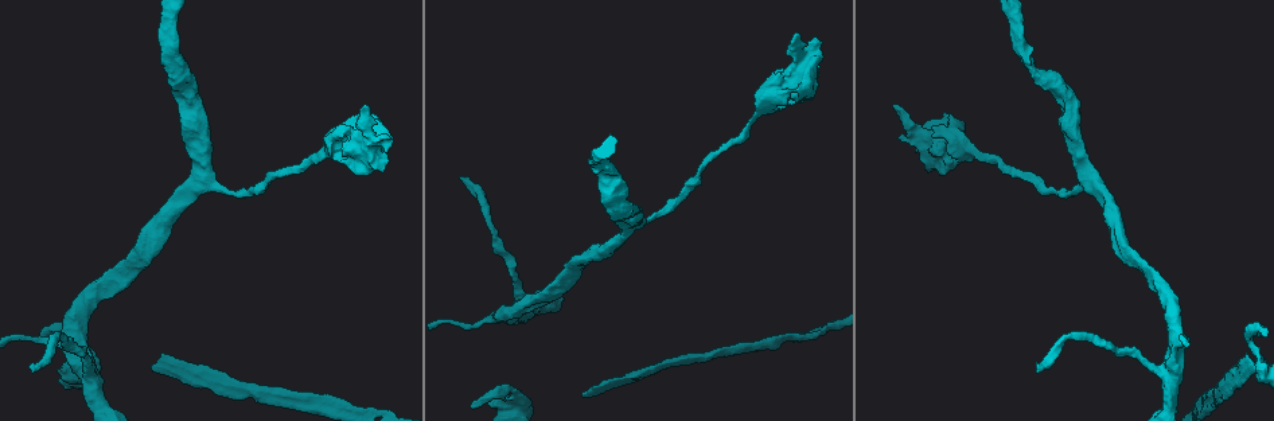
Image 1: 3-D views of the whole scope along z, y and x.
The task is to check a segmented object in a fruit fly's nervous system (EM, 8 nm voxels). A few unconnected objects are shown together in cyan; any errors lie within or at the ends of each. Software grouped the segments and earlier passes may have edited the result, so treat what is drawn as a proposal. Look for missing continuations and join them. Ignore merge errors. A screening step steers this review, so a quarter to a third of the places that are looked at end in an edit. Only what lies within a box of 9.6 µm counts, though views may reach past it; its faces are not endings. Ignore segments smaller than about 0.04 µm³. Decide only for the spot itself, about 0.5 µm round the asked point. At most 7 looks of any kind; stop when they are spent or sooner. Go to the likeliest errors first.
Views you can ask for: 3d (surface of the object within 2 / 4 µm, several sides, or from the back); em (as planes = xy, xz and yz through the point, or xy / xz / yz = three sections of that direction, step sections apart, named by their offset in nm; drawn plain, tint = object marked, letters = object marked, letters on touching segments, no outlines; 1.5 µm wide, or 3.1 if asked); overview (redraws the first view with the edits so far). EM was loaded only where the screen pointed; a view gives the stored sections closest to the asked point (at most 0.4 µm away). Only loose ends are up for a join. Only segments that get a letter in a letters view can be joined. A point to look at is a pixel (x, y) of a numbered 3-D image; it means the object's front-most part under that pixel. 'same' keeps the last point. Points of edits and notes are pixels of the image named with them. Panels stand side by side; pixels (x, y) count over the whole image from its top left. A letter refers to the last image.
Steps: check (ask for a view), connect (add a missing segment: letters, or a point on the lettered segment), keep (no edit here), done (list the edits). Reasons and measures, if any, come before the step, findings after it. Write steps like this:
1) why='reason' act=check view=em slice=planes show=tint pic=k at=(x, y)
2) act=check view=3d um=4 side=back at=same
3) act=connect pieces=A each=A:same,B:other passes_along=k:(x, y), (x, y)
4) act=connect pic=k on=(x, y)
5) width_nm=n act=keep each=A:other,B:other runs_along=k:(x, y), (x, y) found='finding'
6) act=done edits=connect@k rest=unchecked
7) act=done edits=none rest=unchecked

why='an open end' act=check view=em slice=planes show=letters pic=1 at=(1252, 365)

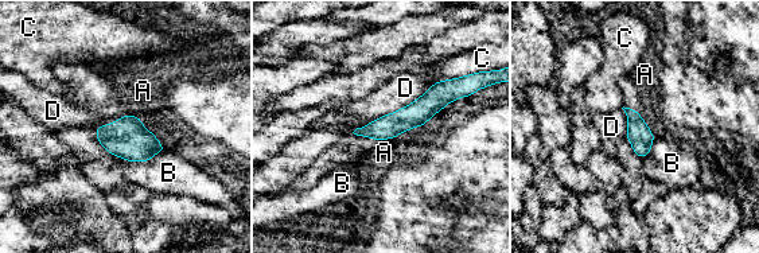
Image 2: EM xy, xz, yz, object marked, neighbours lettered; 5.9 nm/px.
width_nm=150 act=connect pieces=A each=A:same,B:other,C:other,D:other passes_along=2:(419, 112), (388, 137), (384, 152) found='it goes on there'

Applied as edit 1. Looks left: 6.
act=check view=overview

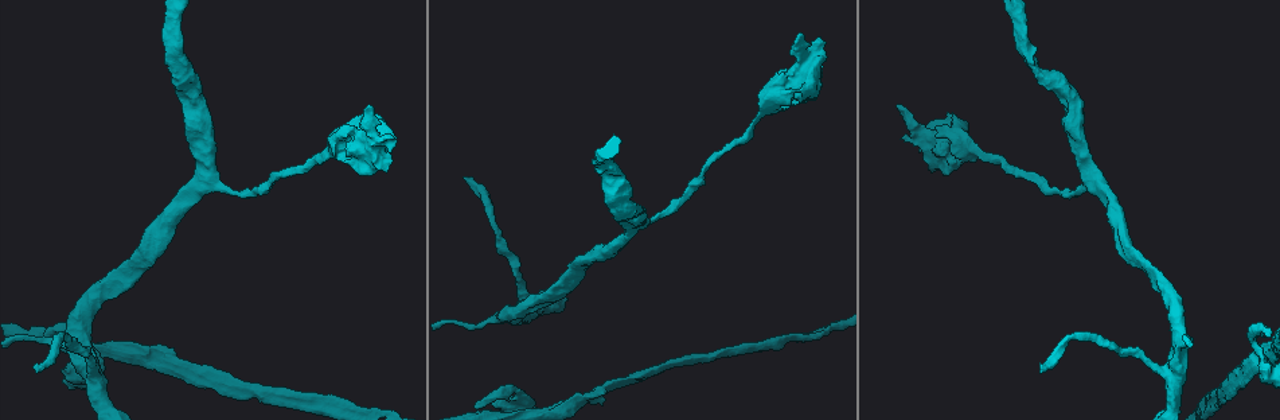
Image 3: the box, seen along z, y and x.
why='free end' act=check view=em slice=planes show=tint pic=3 at=(1040, 367)

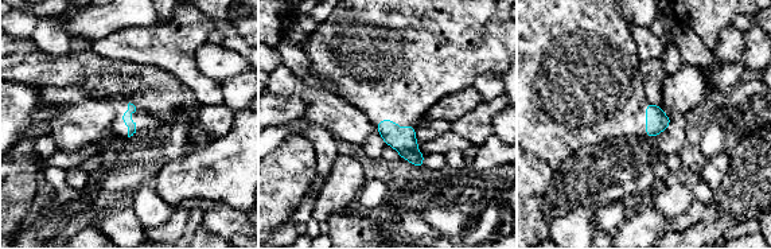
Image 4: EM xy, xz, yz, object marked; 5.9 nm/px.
why='see the neighbours' act=check view=em slice=planes show=letters at=same

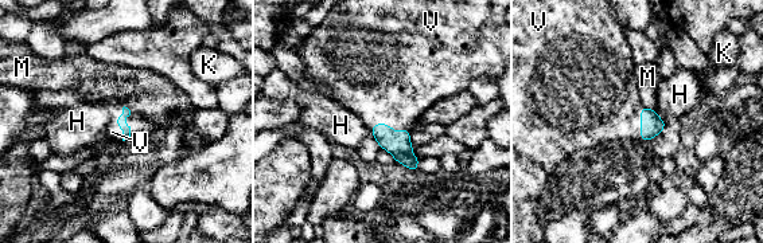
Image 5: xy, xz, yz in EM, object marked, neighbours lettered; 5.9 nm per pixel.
act=connect pieces=V each=H:other,K:other,M:other,V:same passes_along=5:(120, 120), (116, 121), (112, 132) found='it goes on there'

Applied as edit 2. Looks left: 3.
act=done edits=connect@2,connect@5 rest=unchecked

